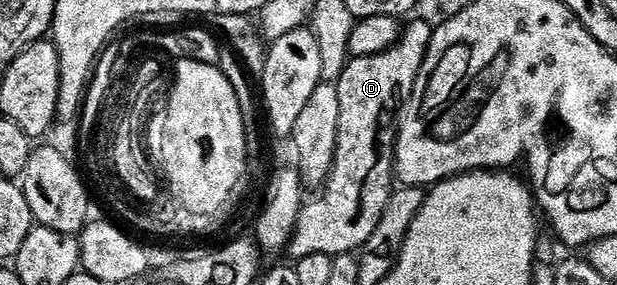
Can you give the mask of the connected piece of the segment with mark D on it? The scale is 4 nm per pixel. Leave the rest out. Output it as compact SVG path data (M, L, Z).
M412 22L403 27L400 38L388 50L365 58L352 58L344 67L334 85L338 94L338 124L336 154L332 171L328 175L325 198L305 201L300 207L300 218L292 231L287 253L299 260L315 254L350 254L359 251L378 228L378 217L356 218L360 214L360 201L364 198L364 185L372 178L380 162L376 141L380 138L380 121L392 105L403 104L414 93L414 83L420 74L428 45L432 39L433 23Z

